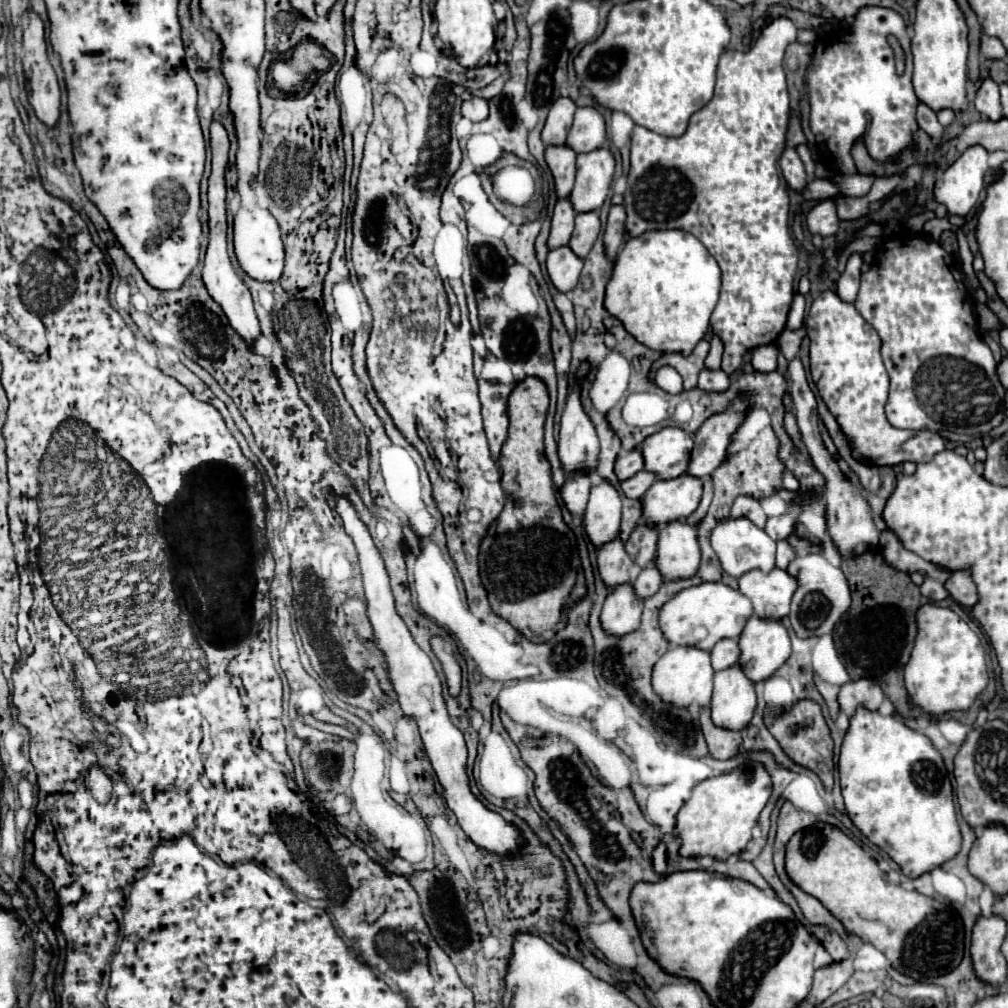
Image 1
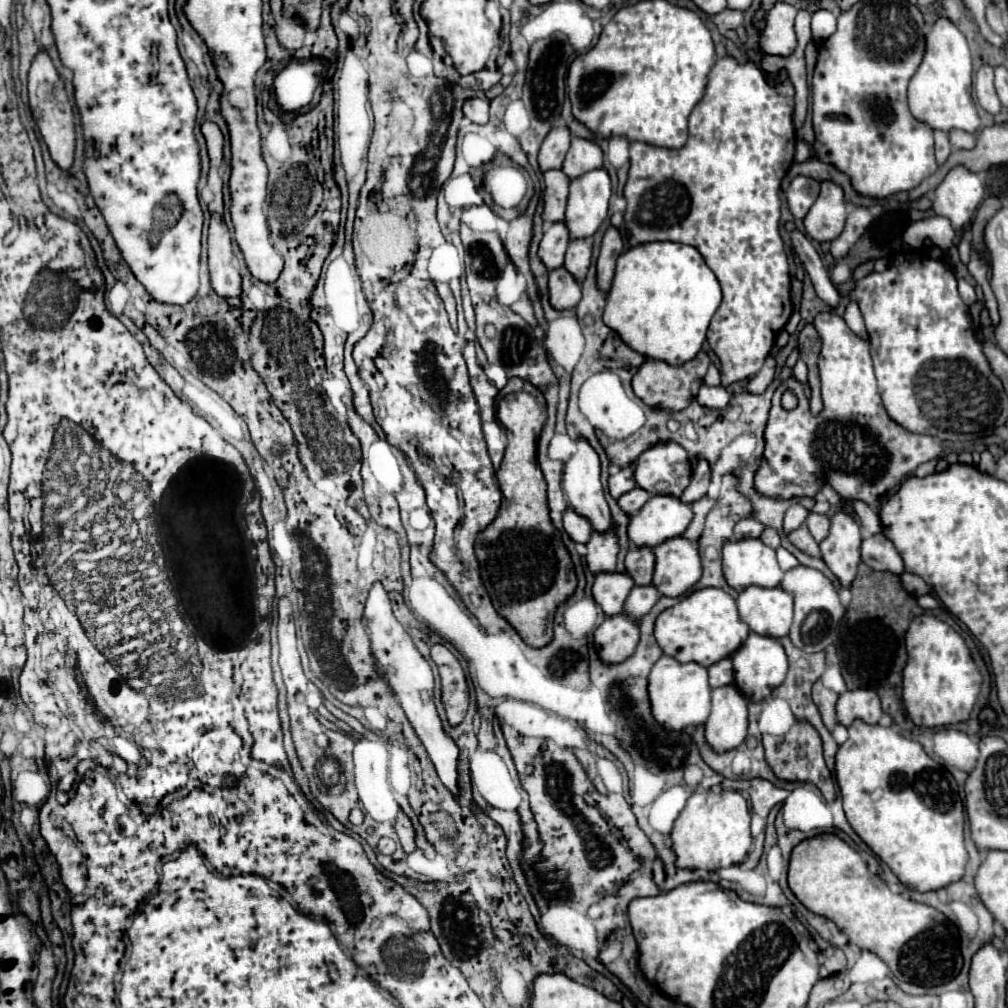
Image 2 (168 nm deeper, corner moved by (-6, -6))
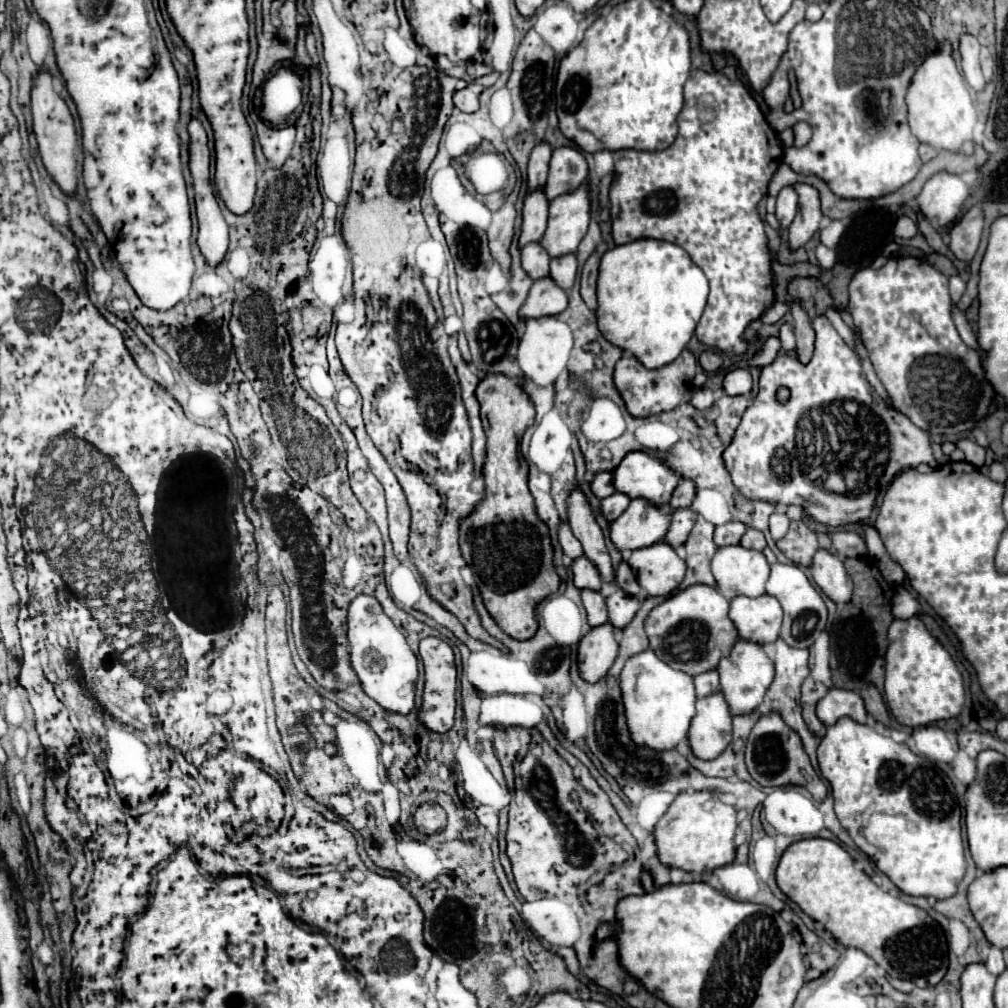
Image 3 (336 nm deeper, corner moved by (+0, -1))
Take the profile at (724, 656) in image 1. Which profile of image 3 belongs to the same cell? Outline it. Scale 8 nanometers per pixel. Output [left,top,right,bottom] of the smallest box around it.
[694,671,720,697]

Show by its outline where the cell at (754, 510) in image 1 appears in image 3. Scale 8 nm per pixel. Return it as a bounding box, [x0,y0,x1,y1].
[714,521,746,547]

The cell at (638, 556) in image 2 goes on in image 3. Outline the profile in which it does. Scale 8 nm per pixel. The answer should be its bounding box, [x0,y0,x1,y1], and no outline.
[616,563,640,597]

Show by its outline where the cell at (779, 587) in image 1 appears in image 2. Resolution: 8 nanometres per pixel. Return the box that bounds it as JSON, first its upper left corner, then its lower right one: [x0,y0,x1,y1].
[736,586,794,638]

